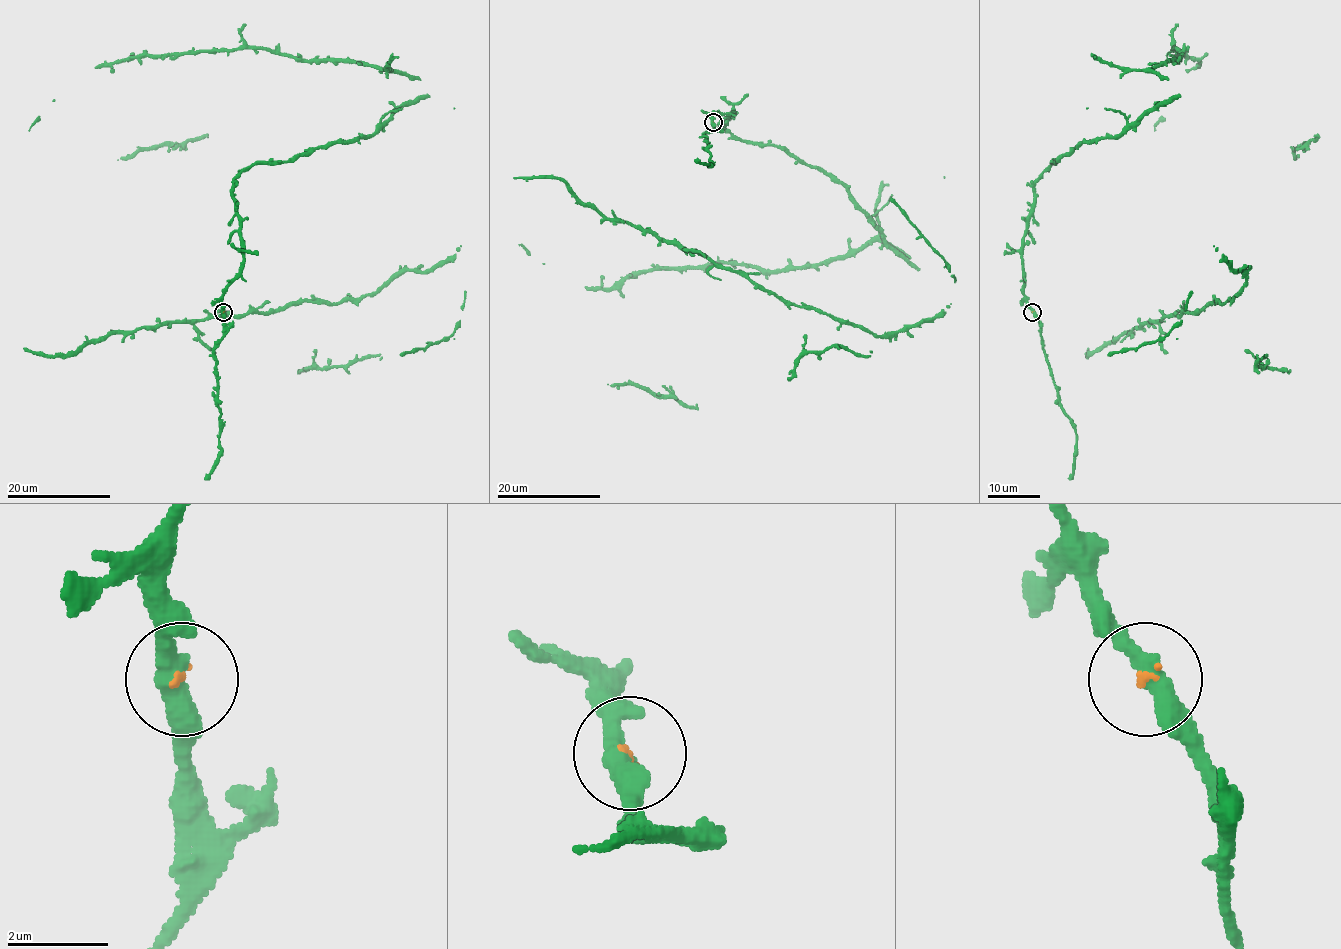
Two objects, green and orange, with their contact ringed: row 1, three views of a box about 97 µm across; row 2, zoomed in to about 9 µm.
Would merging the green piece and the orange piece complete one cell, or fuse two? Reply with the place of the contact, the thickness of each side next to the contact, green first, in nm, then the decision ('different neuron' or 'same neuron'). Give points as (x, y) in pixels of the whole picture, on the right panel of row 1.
at (1032, 312); 420 nm thick on the green side, 60 nm on the other; same neuron

